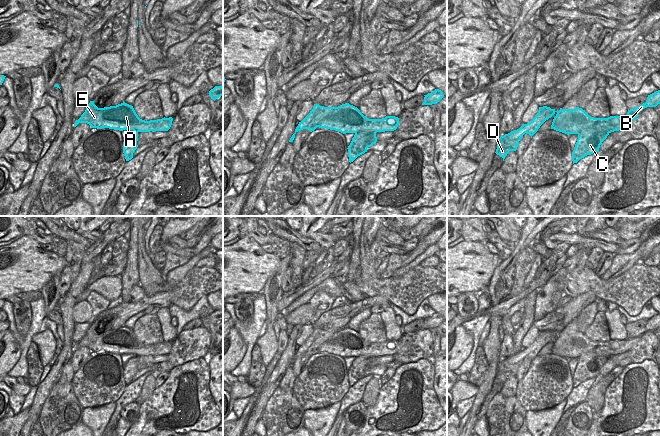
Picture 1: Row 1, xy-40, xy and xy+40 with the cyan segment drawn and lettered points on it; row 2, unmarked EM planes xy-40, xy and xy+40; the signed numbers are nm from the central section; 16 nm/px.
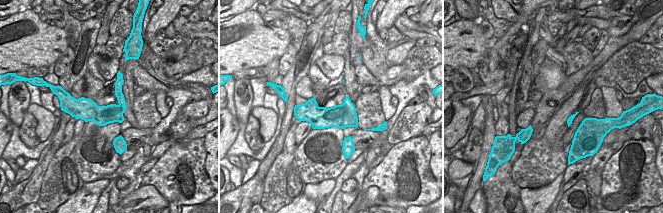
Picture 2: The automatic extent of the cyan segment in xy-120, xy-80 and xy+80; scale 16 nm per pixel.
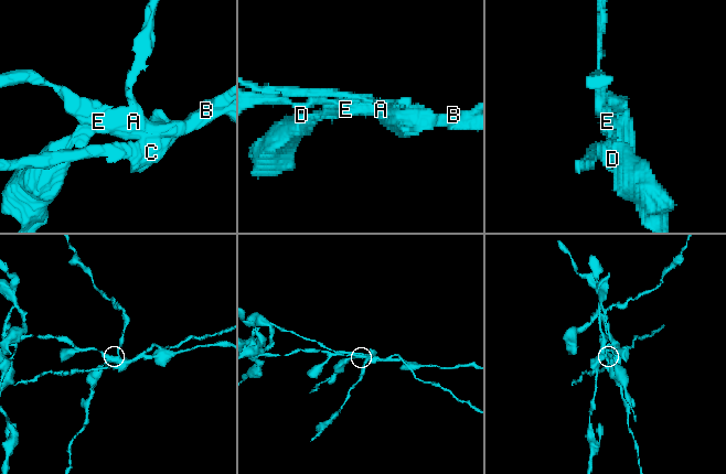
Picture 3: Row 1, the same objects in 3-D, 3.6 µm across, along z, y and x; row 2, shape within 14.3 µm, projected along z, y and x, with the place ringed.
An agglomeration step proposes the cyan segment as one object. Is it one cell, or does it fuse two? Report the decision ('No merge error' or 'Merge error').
Merge error.

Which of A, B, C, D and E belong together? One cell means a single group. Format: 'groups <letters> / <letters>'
groups A B C E / D

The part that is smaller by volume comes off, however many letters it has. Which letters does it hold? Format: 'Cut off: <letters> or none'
Cut off: D

